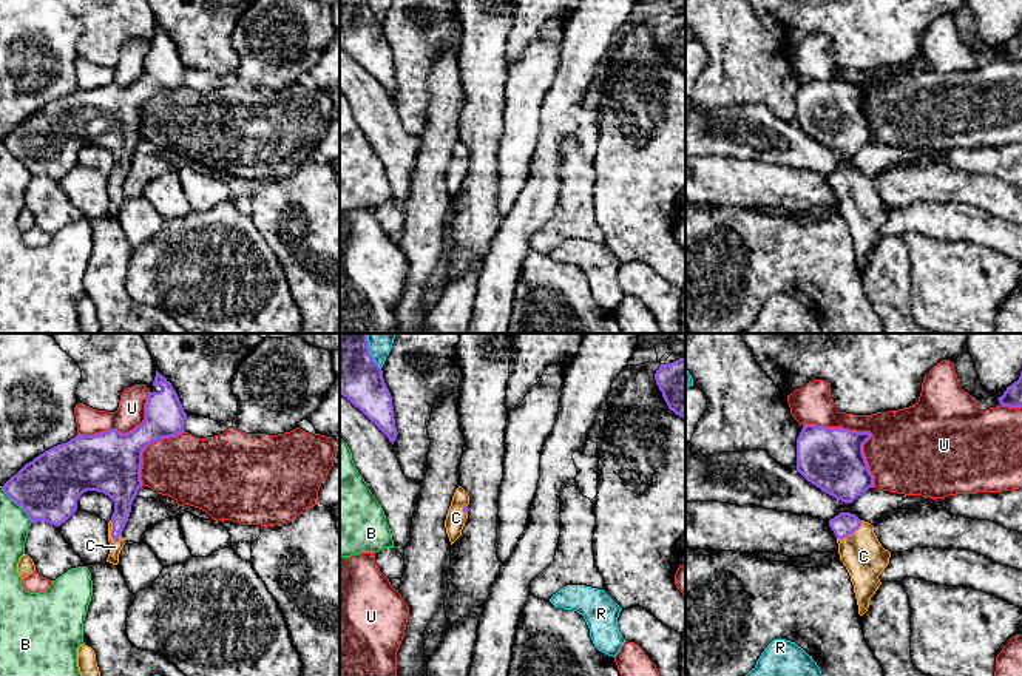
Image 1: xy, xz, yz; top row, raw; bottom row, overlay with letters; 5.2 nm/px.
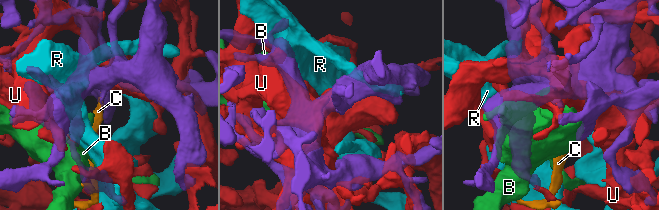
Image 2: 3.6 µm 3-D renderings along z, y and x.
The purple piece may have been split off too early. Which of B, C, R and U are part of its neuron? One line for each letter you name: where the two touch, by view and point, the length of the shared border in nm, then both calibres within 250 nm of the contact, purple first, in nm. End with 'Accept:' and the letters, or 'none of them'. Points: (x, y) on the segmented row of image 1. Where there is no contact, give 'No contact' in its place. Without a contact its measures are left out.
C: Touches purple at xy (111, 531). Shared border 130 nm. Thickness 180 nm (purple) against 60 nm
Accept: C

